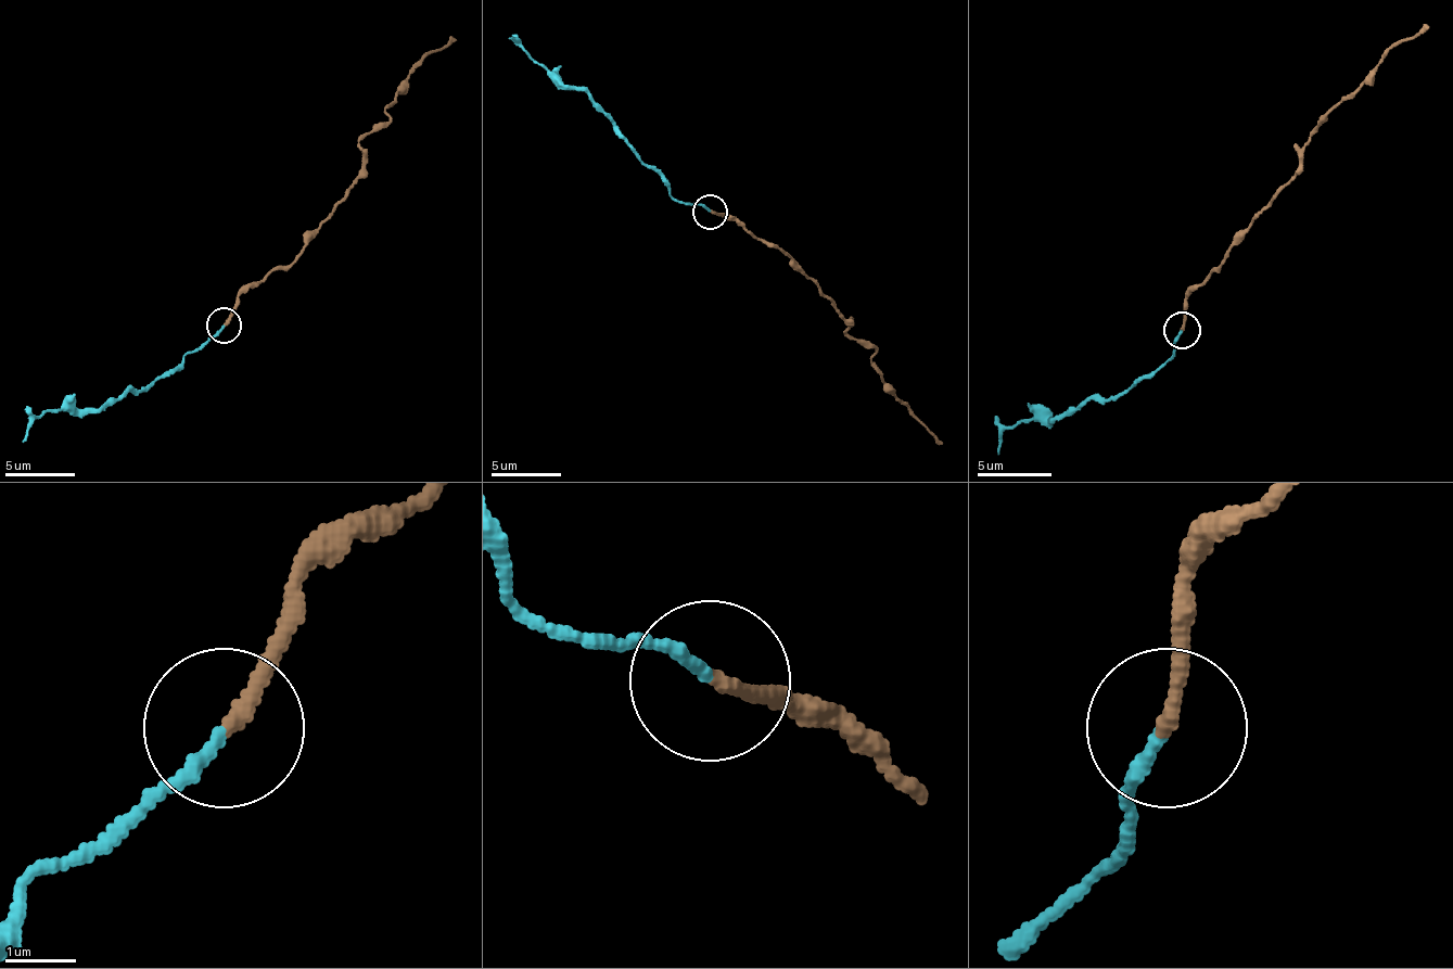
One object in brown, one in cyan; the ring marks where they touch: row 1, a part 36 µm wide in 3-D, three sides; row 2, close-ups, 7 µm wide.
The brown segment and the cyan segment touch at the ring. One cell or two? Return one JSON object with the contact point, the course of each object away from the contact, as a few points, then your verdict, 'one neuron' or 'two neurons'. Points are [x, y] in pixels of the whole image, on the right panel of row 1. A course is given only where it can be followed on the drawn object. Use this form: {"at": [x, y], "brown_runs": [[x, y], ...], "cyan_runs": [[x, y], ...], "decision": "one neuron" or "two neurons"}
{"at": [1182, 330], "brown_runs": [[1181, 331], [1188, 294], [1296, 171], [1300, 145], [1400, 41], [1429, 27]], "cyan_runs": [[1181, 331], [1173, 354], [1148, 375], [1110, 398], [1084, 398], [1055, 420], [1021, 420], [1003, 431], [999, 454]], "decision": "two neurons"}

